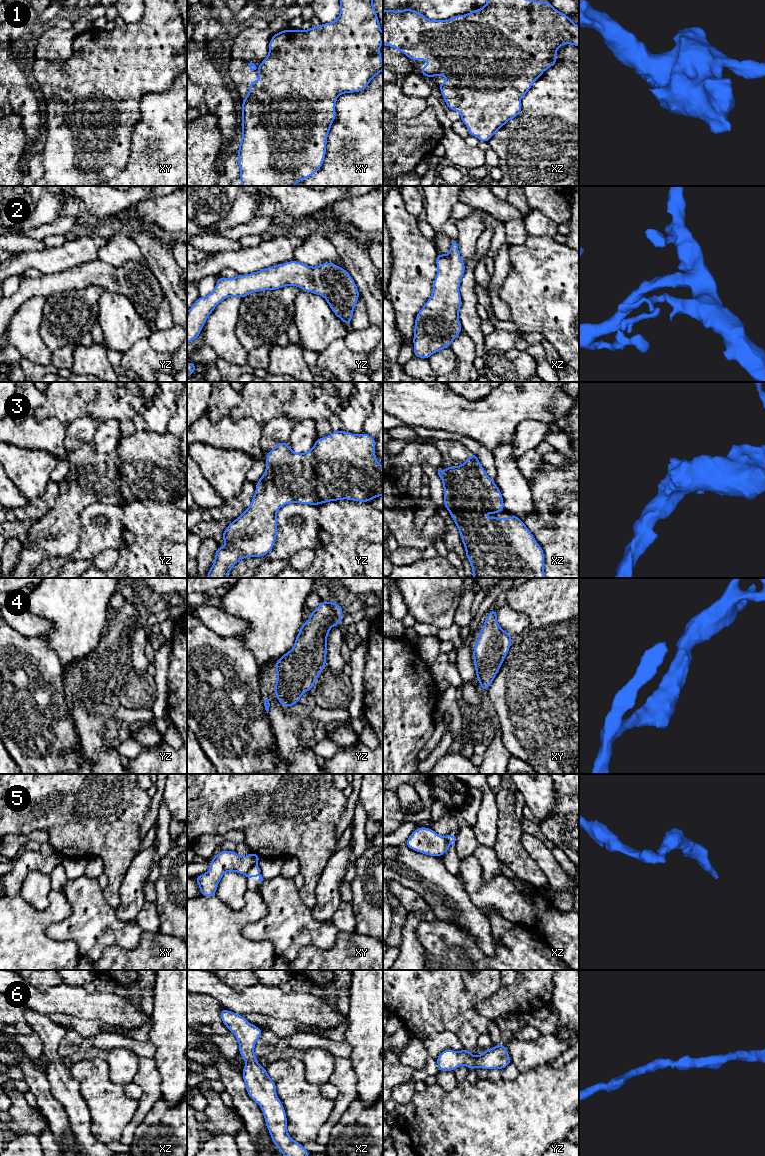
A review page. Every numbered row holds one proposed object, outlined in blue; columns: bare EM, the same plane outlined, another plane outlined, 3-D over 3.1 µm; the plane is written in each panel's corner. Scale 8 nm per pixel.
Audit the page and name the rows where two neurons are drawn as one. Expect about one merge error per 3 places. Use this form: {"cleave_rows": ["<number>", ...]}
{"cleave_rows": ["5"]}

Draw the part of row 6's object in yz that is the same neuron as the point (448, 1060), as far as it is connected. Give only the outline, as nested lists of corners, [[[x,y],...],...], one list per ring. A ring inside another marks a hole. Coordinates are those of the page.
[[[503,1043],[485,1050],[477,1057],[465,1049],[461,1051],[446,1049],[439,1054],[436,1061],[439,1072],[454,1071],[461,1065],[466,1065],[470,1070],[474,1070],[476,1067],[488,1071],[494,1068],[503,1070],[511,1064],[510,1055]]]

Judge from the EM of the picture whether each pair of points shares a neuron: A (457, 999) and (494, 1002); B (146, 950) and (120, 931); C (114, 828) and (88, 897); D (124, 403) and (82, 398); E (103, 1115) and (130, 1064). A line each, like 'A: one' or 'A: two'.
A: two
B: two
C: two
D: one
E: two

